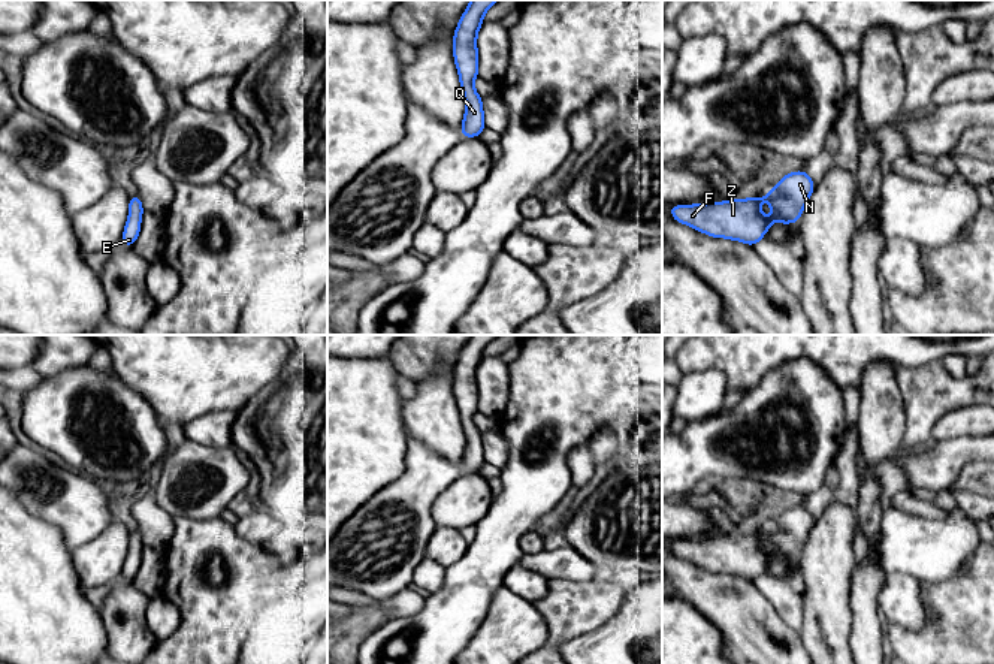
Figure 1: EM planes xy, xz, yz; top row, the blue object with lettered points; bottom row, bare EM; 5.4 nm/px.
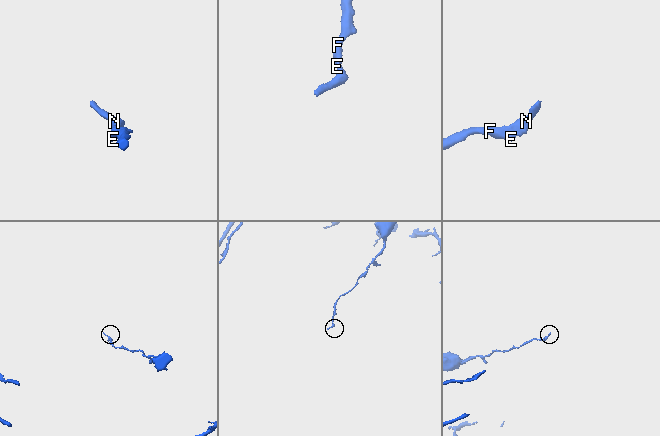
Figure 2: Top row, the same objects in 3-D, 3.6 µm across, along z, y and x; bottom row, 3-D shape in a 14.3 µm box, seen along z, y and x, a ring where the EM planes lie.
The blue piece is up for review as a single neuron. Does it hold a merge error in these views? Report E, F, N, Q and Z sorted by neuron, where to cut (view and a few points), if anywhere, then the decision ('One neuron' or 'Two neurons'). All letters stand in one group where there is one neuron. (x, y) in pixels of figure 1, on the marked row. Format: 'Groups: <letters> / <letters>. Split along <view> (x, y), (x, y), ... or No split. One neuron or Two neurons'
Groups: E F N Q Z. No split. One neuron

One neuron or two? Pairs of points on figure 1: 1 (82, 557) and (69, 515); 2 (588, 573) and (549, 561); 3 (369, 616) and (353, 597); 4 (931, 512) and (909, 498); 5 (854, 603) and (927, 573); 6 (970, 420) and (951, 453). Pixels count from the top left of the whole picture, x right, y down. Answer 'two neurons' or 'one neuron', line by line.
1: two neurons
2: one neuron
3: two neurons
4: one neuron
5: two neurons
6: two neurons

